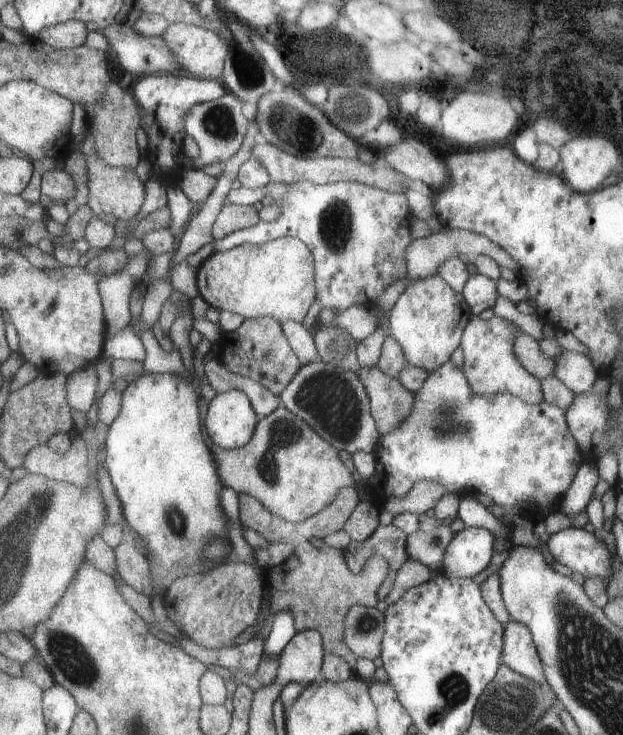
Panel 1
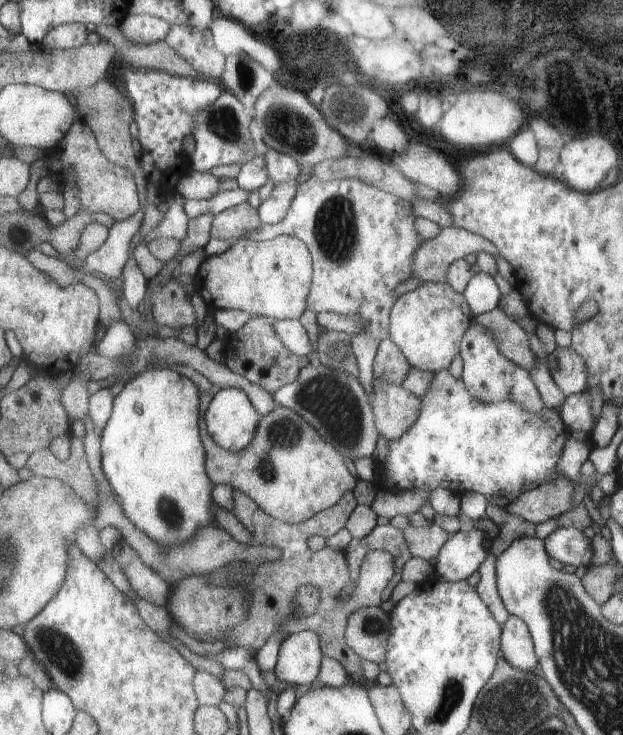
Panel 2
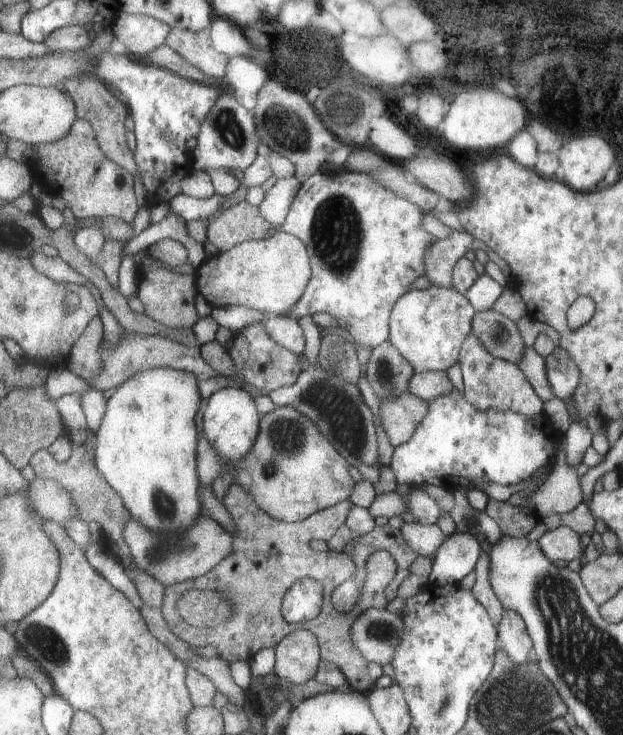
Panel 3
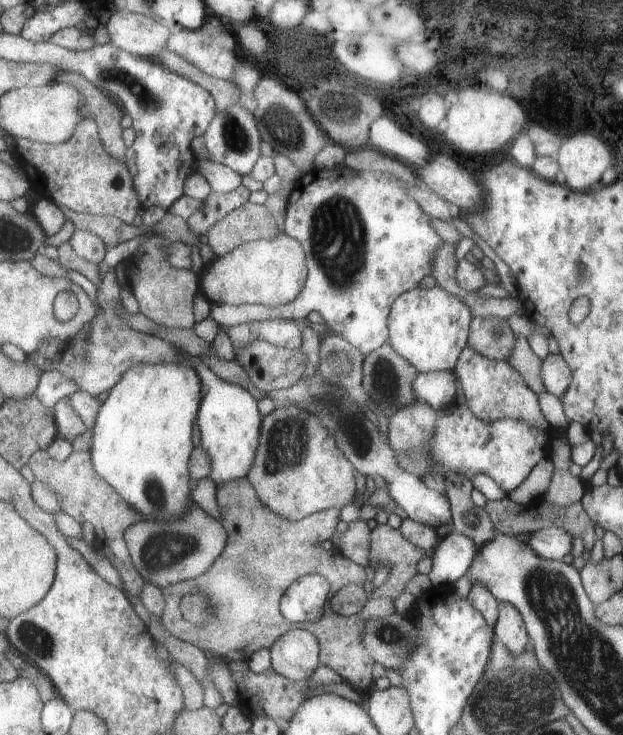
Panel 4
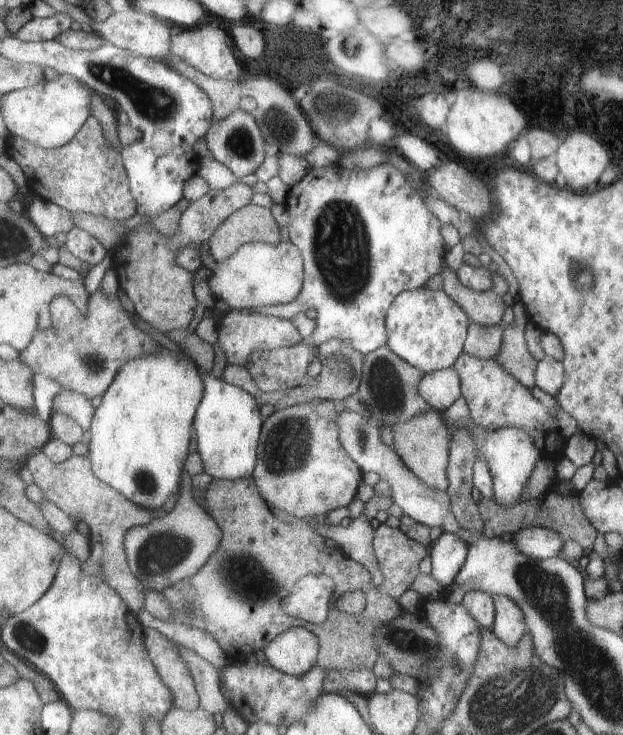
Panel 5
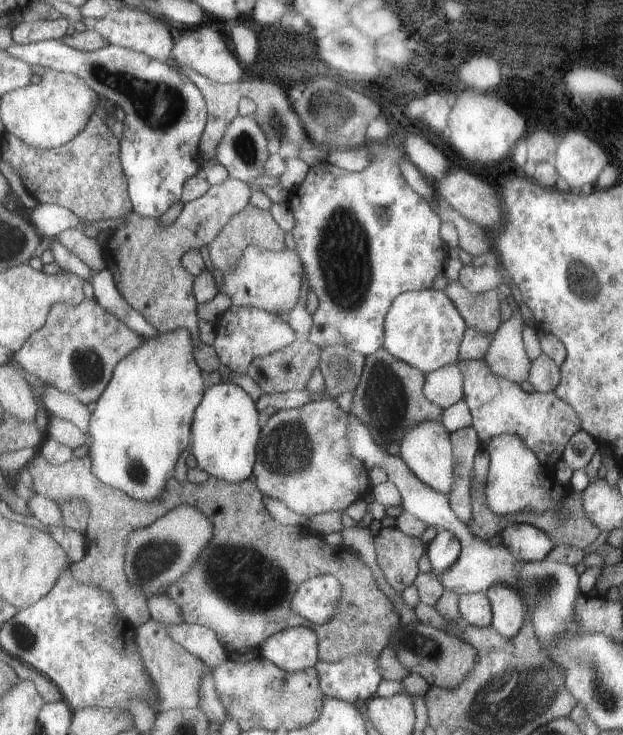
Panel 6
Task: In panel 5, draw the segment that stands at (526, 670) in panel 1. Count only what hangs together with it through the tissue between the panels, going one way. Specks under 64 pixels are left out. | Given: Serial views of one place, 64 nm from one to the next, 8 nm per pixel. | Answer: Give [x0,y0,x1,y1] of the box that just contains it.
[493,596,529,646]

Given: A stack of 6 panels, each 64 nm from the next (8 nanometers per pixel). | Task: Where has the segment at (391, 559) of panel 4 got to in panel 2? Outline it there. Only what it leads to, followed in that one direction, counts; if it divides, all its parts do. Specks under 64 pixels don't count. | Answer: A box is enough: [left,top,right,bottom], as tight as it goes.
[345,524,415,602]

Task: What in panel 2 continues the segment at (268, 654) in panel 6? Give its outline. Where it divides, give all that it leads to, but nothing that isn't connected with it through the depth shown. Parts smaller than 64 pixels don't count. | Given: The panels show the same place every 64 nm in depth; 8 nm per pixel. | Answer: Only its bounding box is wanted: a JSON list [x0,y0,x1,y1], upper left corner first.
[277,630,323,690]

